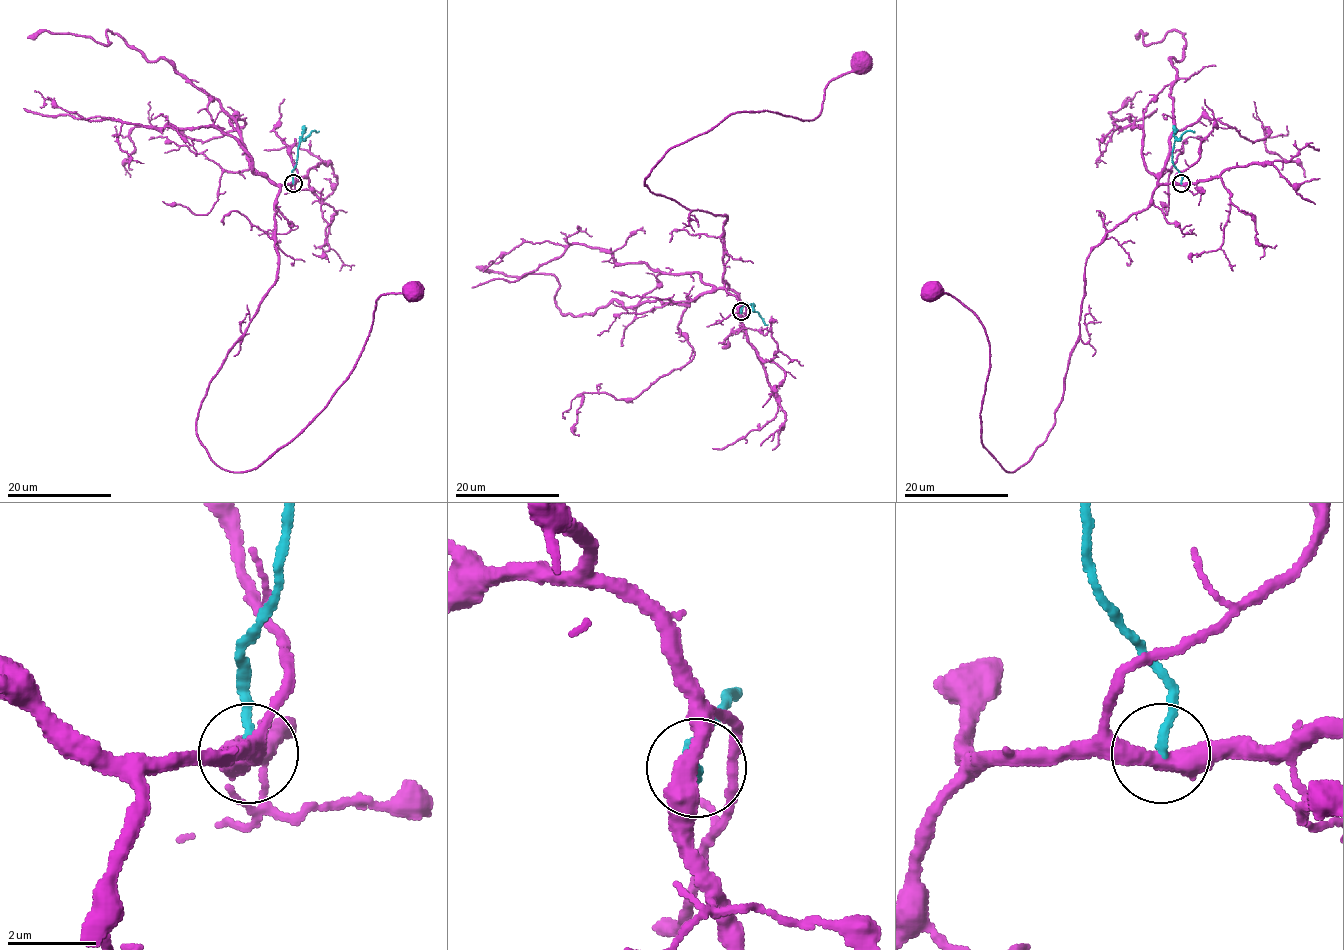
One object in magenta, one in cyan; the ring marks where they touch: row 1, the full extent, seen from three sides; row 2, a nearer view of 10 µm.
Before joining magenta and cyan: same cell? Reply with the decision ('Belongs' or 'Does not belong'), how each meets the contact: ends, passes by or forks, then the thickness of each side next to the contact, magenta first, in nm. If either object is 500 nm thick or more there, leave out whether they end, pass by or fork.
Does not belong. At the ring magenta passes by. At the ring cyan ends. Thickness 440 nm (magenta) against 190 nm

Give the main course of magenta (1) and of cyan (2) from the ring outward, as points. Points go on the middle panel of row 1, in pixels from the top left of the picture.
1: (741, 311), (723, 279), (724, 215), (658, 195), (646, 177), (728, 115), (815, 118), (831, 81), (863, 62)
2: (741, 311), (745, 303), (768, 324)

